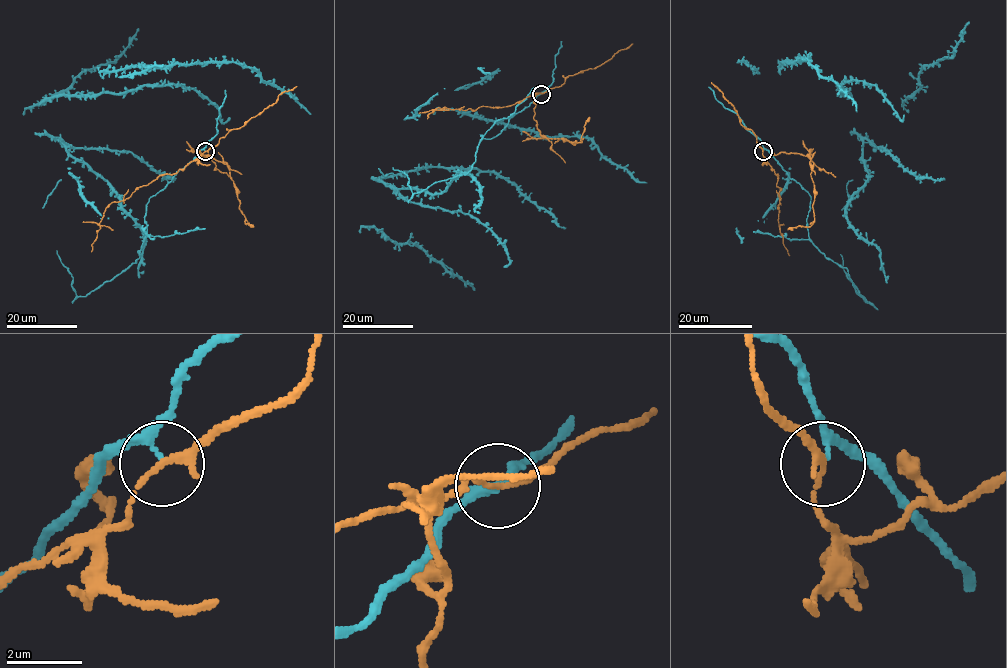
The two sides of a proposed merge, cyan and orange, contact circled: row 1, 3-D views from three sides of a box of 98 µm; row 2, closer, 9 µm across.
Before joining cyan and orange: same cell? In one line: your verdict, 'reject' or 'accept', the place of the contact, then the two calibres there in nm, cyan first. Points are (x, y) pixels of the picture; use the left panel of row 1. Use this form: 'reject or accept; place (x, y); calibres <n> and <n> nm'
reject; place (205, 151); calibres 180 and 180 nm

